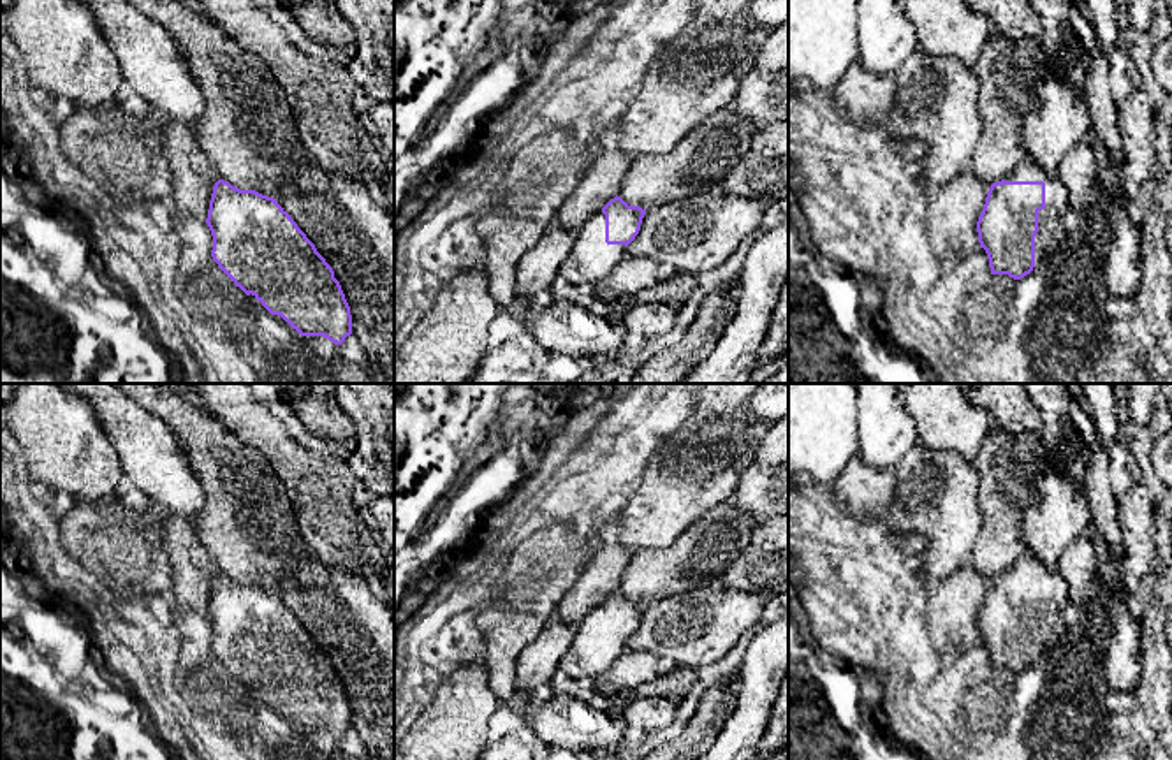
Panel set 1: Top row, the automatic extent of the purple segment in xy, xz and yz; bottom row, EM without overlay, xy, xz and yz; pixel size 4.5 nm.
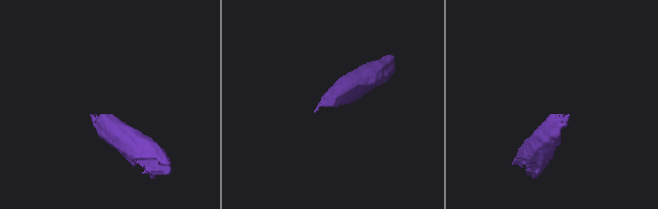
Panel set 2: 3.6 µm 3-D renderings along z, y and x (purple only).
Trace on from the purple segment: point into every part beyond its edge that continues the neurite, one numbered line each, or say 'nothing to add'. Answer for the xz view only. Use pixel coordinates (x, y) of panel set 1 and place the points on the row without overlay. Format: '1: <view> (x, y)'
1: xz (592, 653)

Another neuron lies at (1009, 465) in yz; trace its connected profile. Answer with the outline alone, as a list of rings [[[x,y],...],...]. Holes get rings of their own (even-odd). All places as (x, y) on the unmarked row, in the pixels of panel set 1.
[[[993,426],[971,464],[980,477],[982,512],[971,565],[996,577],[1028,552],[1022,515],[1051,459],[1040,433],[1014,435]]]

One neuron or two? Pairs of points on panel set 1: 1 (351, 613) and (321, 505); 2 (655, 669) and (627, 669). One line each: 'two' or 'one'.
1: two
2: one

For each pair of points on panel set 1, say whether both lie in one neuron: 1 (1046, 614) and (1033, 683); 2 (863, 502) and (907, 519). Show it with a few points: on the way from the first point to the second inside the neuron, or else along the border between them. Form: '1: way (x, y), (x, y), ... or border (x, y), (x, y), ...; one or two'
1: border (1069, 628), (1035, 660); two
2: border (896, 470), (896, 489), (884, 516); two

